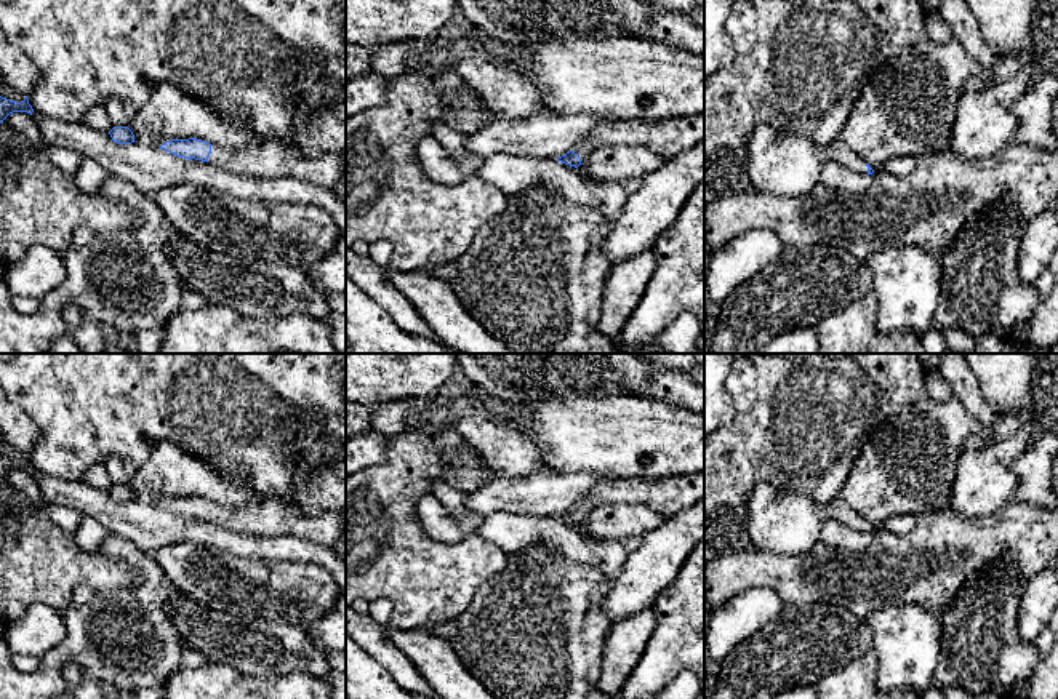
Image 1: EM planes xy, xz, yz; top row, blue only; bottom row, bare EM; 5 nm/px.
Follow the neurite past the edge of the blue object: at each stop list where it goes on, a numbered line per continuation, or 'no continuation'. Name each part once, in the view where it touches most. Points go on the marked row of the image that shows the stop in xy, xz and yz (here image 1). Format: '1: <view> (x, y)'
1: xy (271, 159)

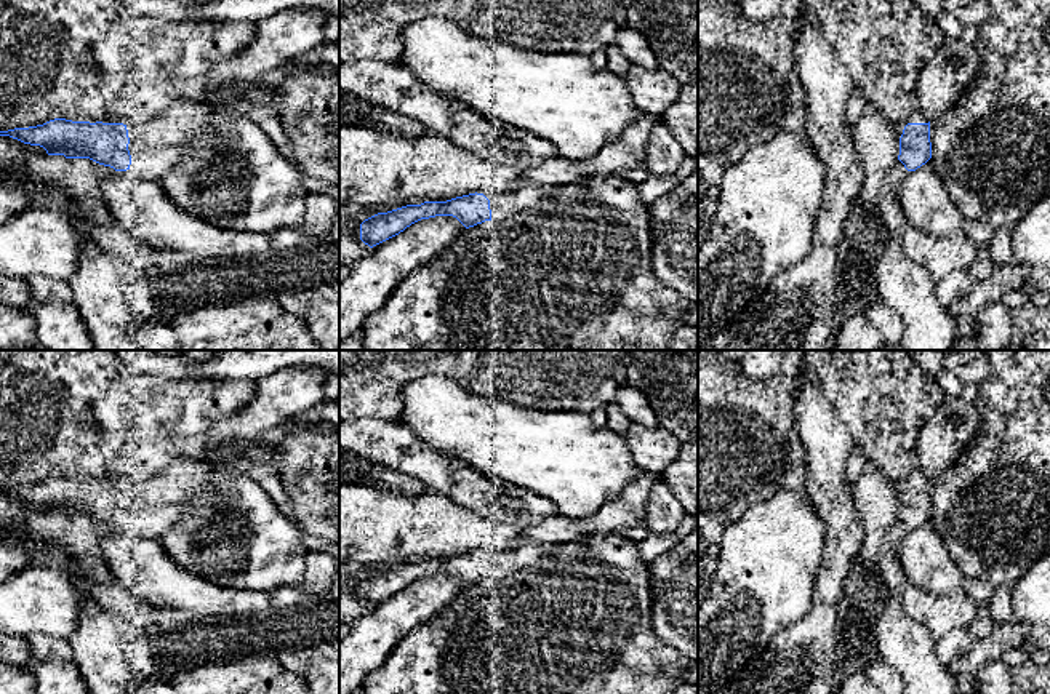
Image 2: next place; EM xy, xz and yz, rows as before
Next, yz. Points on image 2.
1: yz (916, 115)

